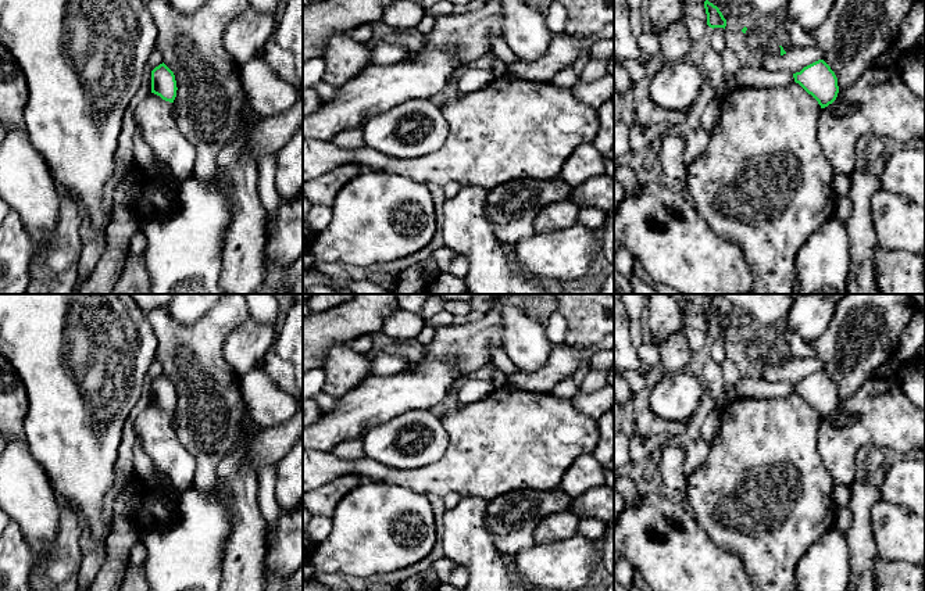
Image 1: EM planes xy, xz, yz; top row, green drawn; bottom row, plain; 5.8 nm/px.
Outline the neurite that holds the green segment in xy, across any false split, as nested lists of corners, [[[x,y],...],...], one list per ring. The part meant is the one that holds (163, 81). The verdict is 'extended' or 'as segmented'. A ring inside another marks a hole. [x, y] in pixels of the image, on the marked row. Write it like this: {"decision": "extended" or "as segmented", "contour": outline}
{"decision": "as segmented", "contour": [[[164,62],[151,71],[151,93],[165,101],[174,103],[176,90],[175,75]]]}

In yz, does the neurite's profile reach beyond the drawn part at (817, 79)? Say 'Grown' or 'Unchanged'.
Unchanged

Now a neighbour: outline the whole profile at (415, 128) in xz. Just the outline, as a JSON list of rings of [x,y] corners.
[[[417,98],[371,117],[360,130],[367,147],[392,158],[412,160],[442,148],[449,123],[439,105]]]

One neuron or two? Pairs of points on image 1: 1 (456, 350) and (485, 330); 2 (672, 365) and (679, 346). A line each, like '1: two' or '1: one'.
1: one
2: one

